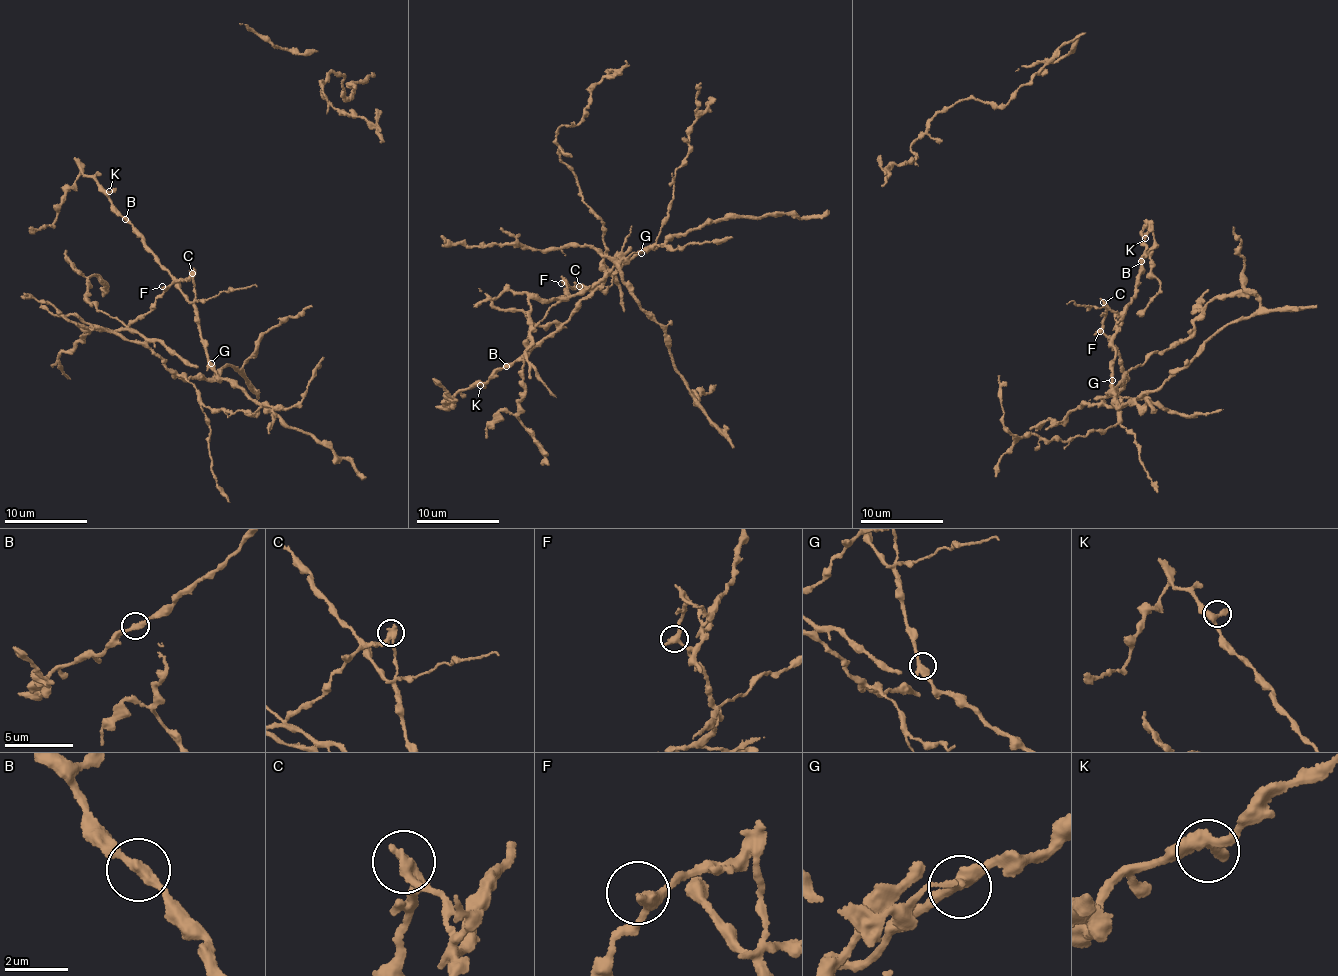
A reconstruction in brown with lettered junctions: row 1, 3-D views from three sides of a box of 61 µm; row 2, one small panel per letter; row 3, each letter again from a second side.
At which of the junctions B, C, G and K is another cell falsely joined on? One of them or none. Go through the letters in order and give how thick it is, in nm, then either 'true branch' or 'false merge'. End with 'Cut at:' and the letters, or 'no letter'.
B: calibre 320 nm; true branch
C: calibre 360 nm; false merge
G: calibre 360 nm; true branch
K: calibre 400 nm; true branch
Cut at: C

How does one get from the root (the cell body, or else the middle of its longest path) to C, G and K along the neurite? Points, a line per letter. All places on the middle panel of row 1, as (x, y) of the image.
C: (612, 274), (611, 284), (605, 289), (594, 287), (590, 290), (580, 286)
G: (612, 274), (611, 284), (605, 289), (600, 287), (611, 272), (641, 253)
K: (612, 274), (611, 284), (605, 289), (596, 289), (577, 305), (570, 318), (530, 351), (500, 369), (480, 385)

